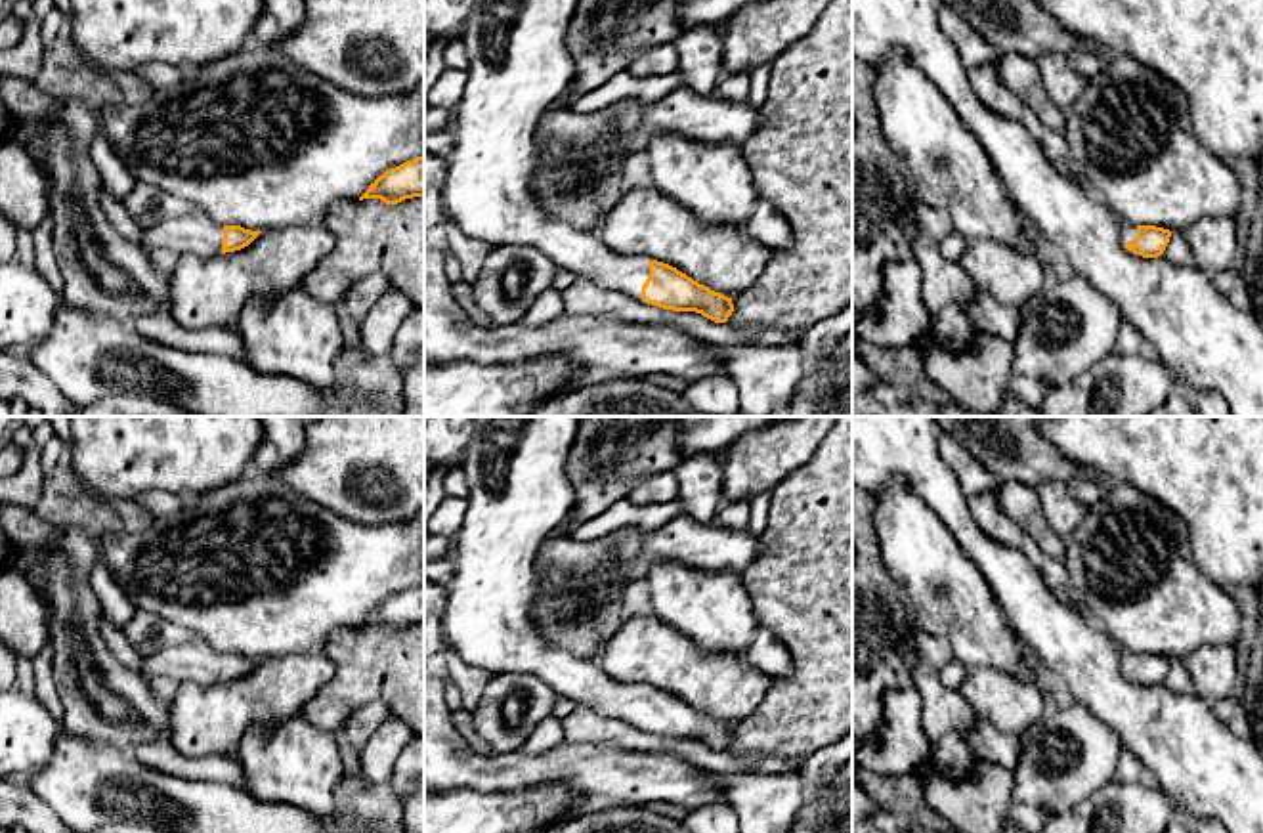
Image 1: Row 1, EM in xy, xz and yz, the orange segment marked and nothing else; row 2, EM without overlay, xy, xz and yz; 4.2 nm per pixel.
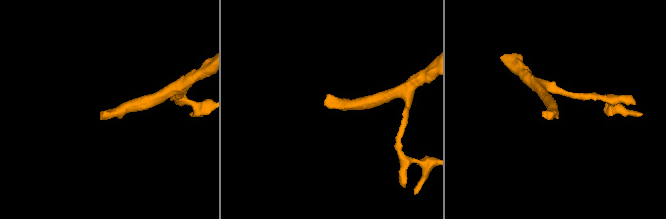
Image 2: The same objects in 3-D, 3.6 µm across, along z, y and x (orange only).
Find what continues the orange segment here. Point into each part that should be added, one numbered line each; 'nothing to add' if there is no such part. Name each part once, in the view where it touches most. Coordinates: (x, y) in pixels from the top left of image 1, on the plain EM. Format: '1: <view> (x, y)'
1: xz (514, 467)

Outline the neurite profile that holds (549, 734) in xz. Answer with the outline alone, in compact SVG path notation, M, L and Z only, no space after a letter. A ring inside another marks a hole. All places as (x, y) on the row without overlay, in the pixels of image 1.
M550 715L529 734L525 743L522 745L522 751L539 755L558 747L560 743L564 743L562 720Z

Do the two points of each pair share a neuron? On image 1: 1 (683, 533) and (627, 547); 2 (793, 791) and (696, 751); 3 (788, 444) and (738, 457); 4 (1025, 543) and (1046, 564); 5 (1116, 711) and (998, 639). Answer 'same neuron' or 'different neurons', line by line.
1: different neurons
2: different neurons
3: same neuron
4: same neuron
5: different neurons

